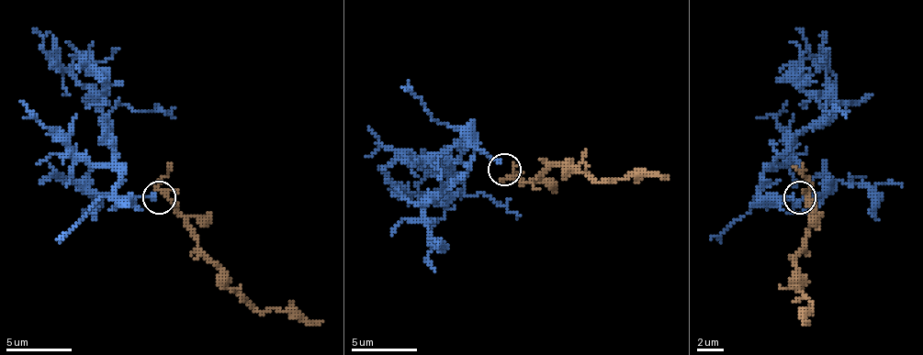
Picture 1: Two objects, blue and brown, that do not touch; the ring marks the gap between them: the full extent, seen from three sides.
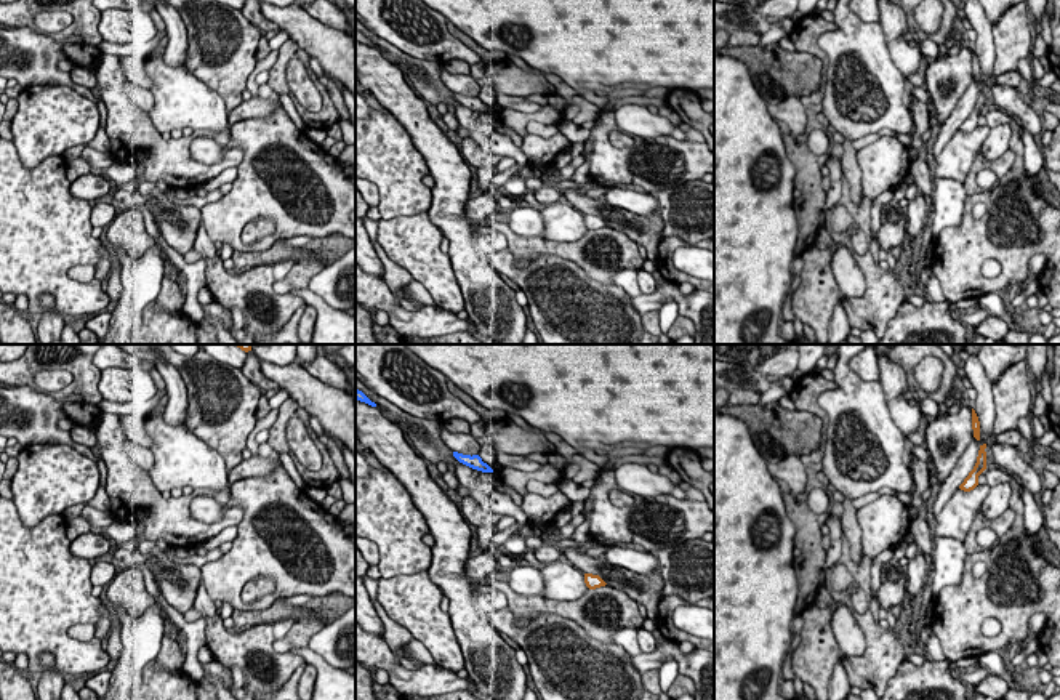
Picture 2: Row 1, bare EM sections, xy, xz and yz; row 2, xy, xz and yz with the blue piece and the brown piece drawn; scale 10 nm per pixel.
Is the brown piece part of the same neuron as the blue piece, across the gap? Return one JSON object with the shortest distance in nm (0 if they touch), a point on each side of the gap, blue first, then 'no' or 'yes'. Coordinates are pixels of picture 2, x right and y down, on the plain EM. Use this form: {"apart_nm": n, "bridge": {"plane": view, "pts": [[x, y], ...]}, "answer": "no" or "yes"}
{"apart_nm": 1400, "bridge": {"plane": "xz", "pts": [[492, 112], [585, 215]]}, "answer": "no"}

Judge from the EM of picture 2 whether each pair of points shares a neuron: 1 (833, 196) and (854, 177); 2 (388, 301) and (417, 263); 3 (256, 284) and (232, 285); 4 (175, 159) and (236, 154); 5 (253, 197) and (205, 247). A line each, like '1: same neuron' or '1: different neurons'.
1: different neurons
2: different neurons
3: same neuron
4: same neuron
5: different neurons

